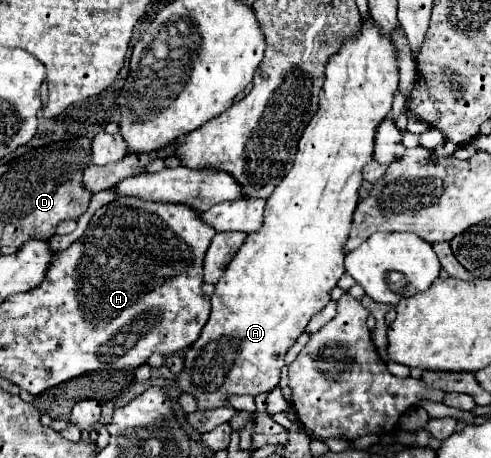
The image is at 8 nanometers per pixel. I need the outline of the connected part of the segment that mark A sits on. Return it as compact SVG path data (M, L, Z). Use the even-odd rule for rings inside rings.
M372 18L368 22L362 22L362 32L358 38L346 42L340 52L336 52L328 66L326 66L326 82L322 86L320 92L320 108L318 114L312 118L312 122L306 126L304 136L298 144L298 152L296 152L296 162L292 166L292 170L288 172L288 176L276 186L276 190L272 192L272 196L266 200L266 208L264 208L264 222L262 228L256 230L254 234L248 234L246 242L240 246L240 250L236 252L236 256L232 258L232 262L228 264L228 268L224 270L224 274L220 276L216 290L212 294L212 314L210 320L206 322L200 338L182 354L184 358L184 370L176 376L176 386L184 392L196 398L198 410L214 410L220 406L230 406L228 398L232 394L250 394L250 396L258 396L262 392L268 392L272 388L278 386L280 382L280 370L284 366L284 356L290 350L290 346L296 342L296 338L304 332L306 324L310 322L310 318L314 314L318 314L328 302L330 302L330 290L336 286L336 282L340 280L340 276L346 272L344 270L344 250L342 244L348 238L348 230L352 226L352 214L358 202L358 188L362 186L362 168L366 166L366 162L374 160L372 158L372 136L376 134L376 126L390 114L392 108L392 100L394 100L394 92L398 88L398 66L396 66L396 56L394 56L394 46L390 42L390 34L382 36L376 28L376 24L372 22Z

